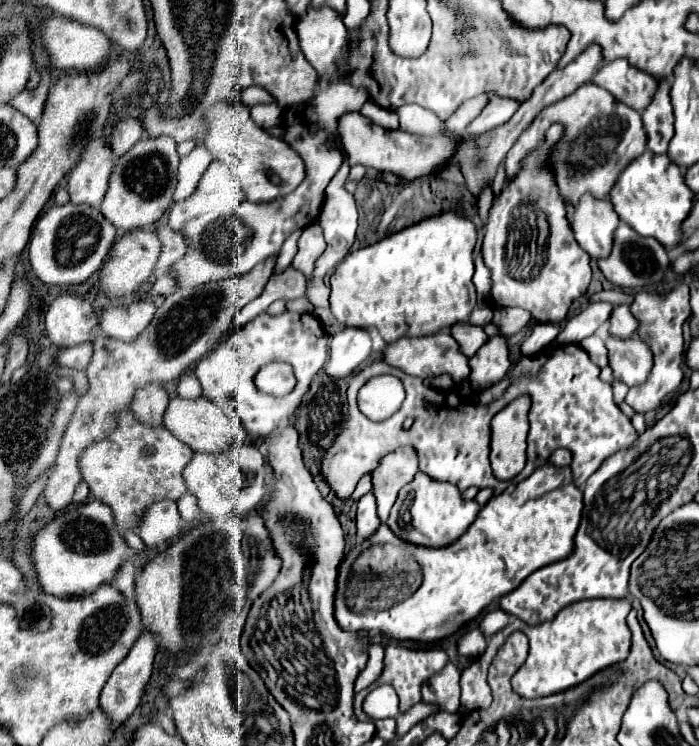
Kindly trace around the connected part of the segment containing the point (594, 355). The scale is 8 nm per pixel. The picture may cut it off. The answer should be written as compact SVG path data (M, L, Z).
M590 336L590 338L586 338L586 340L582 340L582 344L580 344L586 352L588 352L588 356L590 356L590 360L596 364L596 366L600 366L600 368L604 368L606 364L608 364L608 358L606 358L606 348L604 348L604 340L600 338L600 336Z

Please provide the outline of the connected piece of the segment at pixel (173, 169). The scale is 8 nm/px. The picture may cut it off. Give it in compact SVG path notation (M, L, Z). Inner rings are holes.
M168 136L154 138L154 140L142 138L130 152L120 156L112 168L110 186L108 186L108 192L102 202L104 218L110 220L122 232L130 232L136 228L150 228L154 222L158 222L172 204L172 196L174 196L174 190L178 184L178 162L180 162L180 158L176 152L176 142L172 138L168 138Z

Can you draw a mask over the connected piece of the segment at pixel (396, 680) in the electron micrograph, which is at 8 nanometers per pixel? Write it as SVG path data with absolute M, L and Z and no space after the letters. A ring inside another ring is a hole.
M388 644L384 658L384 674L378 686L388 684L400 698L400 712L408 710L414 702L420 702L420 684L424 684L434 672L442 670L448 662L444 650L412 650L402 644Z

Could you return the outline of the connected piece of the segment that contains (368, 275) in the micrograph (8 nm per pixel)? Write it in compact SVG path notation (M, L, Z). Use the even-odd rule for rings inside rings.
M442 212L442 214L436 214L434 218L424 218L396 234L390 234L386 236L384 240L376 242L376 244L370 244L370 246L364 246L364 248L358 248L354 252L350 252L340 264L338 268L332 272L330 276L330 288L332 288L332 294L330 294L330 308L332 308L332 314L344 322L346 326L350 328L378 328L378 332L382 332L382 338L384 342L396 342L398 338L402 336L428 336L428 334L436 334L440 332L442 328L448 328L456 322L466 322L470 312L474 310L476 306L476 288L472 284L472 274L474 274L474 258L472 258L472 250L476 246L476 226L470 218L458 214L458 212Z

